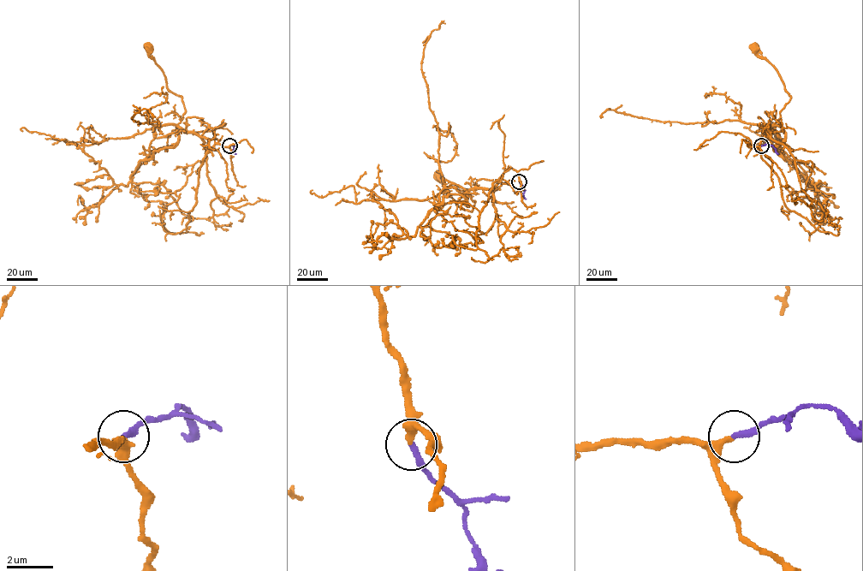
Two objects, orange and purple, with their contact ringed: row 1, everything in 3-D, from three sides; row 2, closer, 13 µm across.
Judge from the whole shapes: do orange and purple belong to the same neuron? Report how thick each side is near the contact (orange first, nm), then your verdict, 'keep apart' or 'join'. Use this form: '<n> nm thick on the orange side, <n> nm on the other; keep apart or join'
260 nm thick on the orange side, 280 nm on the other; join

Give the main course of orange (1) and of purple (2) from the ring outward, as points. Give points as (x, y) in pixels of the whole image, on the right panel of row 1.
1: (761, 145), (746, 144), (757, 147), (768, 136), (768, 129), (779, 119), (790, 97), (777, 71), (754, 48)
2: (761, 145), (772, 145), (778, 154)

